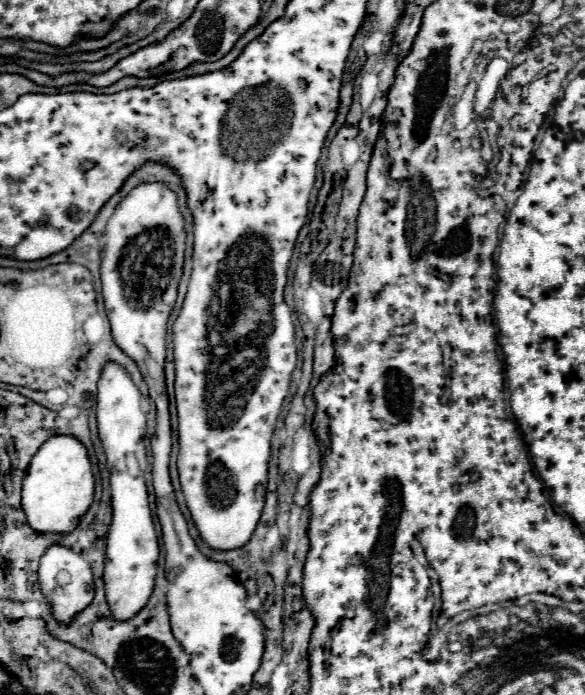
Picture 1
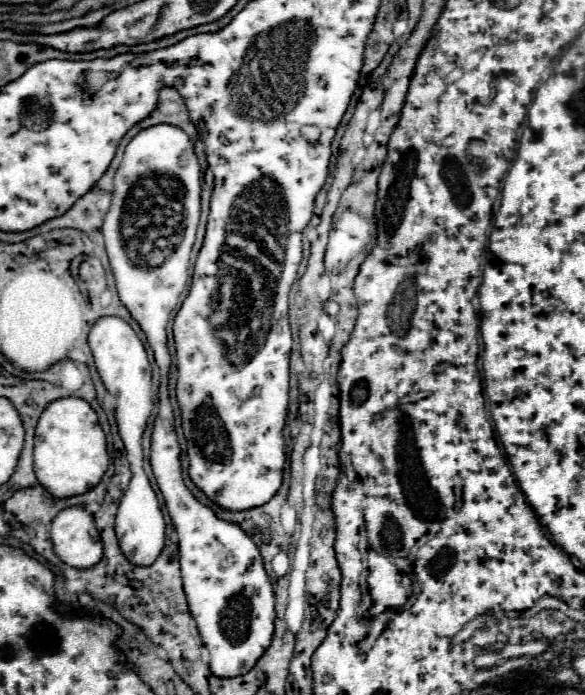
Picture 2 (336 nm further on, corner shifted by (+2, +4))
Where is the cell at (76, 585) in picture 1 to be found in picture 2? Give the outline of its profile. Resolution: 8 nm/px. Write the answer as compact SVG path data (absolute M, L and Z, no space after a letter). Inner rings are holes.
M84 506L64 508L52 520L54 550L72 568L90 568L102 558L102 540L94 516Z

